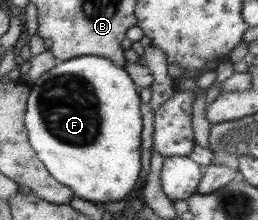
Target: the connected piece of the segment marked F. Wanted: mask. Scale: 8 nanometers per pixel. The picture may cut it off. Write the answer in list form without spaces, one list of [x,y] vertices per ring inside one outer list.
[[[82,55],[38,76],[26,99],[24,126],[29,145],[50,176],[88,202],[122,200],[140,174],[139,89],[107,58]]]

